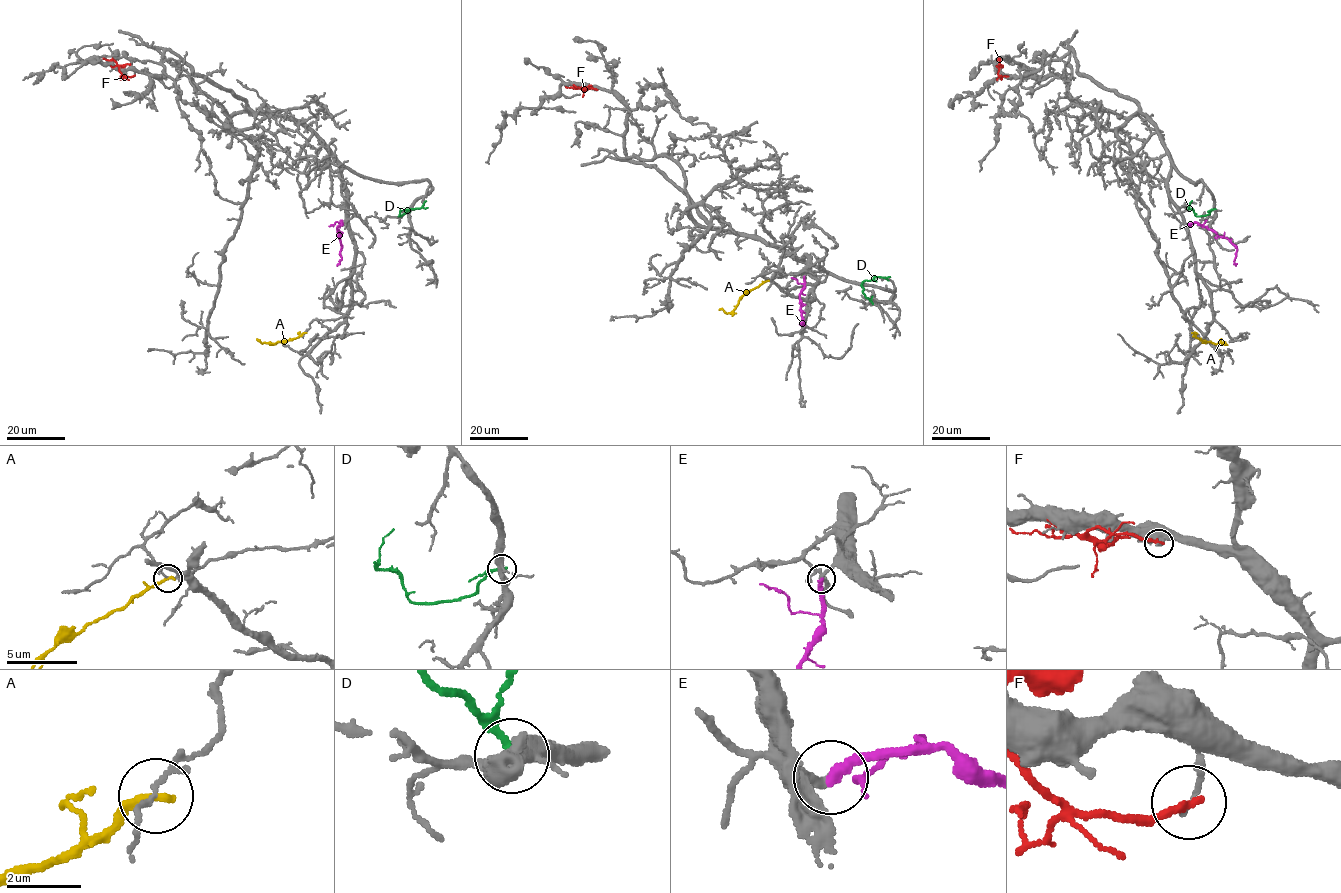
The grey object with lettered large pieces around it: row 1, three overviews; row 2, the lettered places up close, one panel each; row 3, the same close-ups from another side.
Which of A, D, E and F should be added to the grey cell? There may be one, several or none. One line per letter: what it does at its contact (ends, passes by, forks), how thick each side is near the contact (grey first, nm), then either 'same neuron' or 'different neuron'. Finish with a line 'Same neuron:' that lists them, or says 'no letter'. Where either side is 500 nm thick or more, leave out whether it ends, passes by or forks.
A: it ends there; 110 nm thick on the grey side, 220 nm on the other; different neuron
D: it ends there; 400 nm thick on the grey side, 240 nm on the other; different neuron
E: it ends there; 200 nm thick on the grey side, 320 nm on the other; same neuron
F: it ends there; 140 nm thick on the grey side, 240 nm on the other; different neuron
Same neuron: E

